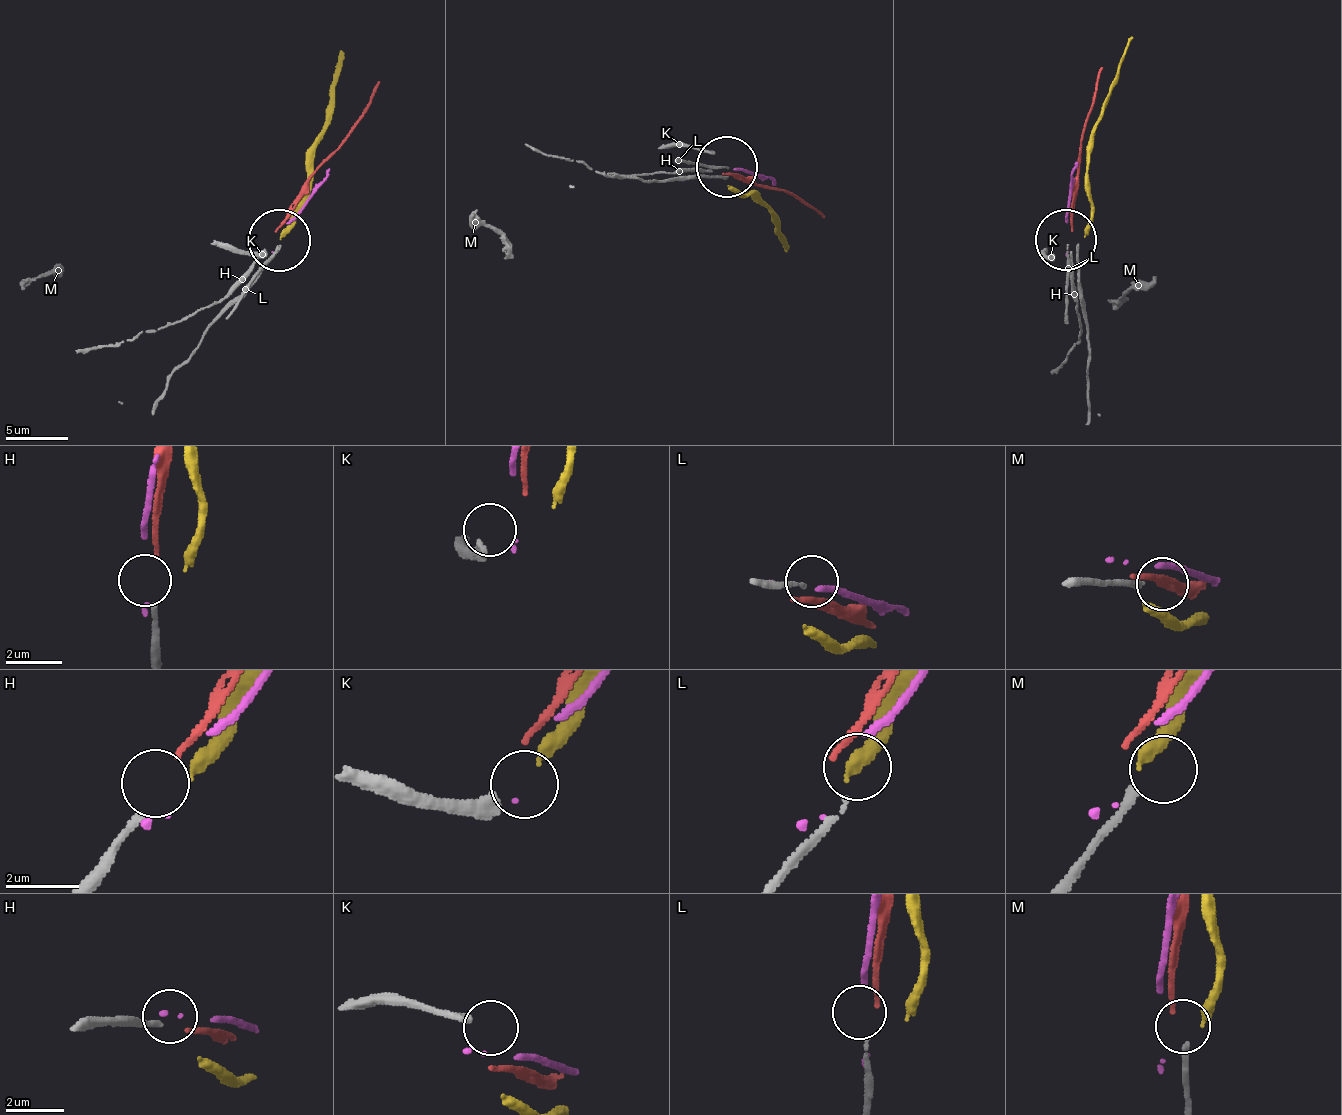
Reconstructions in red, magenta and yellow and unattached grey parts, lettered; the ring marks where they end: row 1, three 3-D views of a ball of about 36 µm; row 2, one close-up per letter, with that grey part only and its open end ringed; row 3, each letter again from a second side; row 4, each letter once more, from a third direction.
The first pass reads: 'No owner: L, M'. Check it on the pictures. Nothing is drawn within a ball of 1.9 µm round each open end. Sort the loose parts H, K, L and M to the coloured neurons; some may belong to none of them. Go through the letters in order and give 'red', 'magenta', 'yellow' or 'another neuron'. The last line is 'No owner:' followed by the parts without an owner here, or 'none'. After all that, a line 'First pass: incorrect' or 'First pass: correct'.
H: red
K: another neuron
L: another neuron
M: another neuron
No owner: K, L, M
First pass: incorrect

